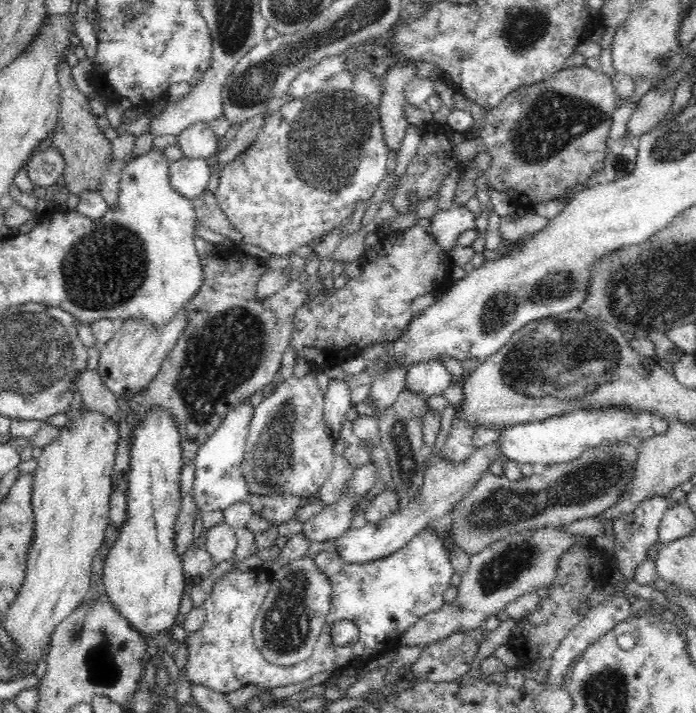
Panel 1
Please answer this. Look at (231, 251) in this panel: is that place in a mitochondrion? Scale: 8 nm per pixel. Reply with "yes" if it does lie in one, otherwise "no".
no

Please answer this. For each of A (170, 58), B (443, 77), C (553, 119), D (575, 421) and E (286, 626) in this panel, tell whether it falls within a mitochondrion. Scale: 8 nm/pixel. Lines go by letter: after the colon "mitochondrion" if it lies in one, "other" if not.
A: other
B: other
C: mitochondrion
D: mitochondrion
E: mitochondrion

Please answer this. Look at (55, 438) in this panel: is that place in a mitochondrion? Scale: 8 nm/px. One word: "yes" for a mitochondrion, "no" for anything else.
no

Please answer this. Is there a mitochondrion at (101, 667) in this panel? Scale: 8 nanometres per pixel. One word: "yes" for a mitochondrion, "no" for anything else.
yes

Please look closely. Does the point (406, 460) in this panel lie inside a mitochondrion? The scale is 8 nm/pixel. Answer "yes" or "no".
yes

